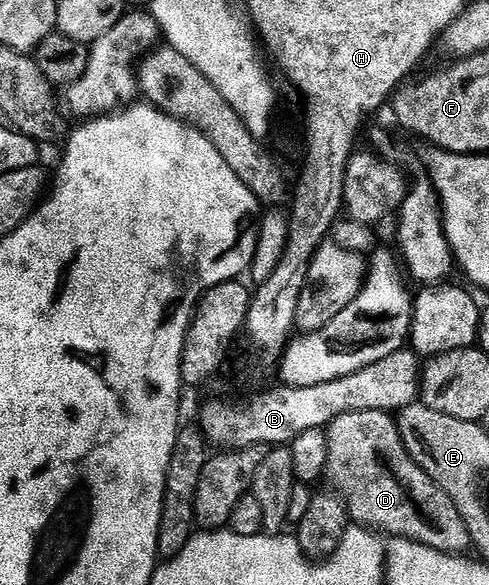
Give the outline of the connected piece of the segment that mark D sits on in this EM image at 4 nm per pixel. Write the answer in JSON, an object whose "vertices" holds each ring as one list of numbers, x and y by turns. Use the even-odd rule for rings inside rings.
{"vertices":[[351,412,328,425,327,479,344,501,349,517,361,529,385,536,398,536,415,544,430,546,439,552,464,554,472,548,472,539,458,514,437,486,410,458,400,437,395,419,386,412]]}

